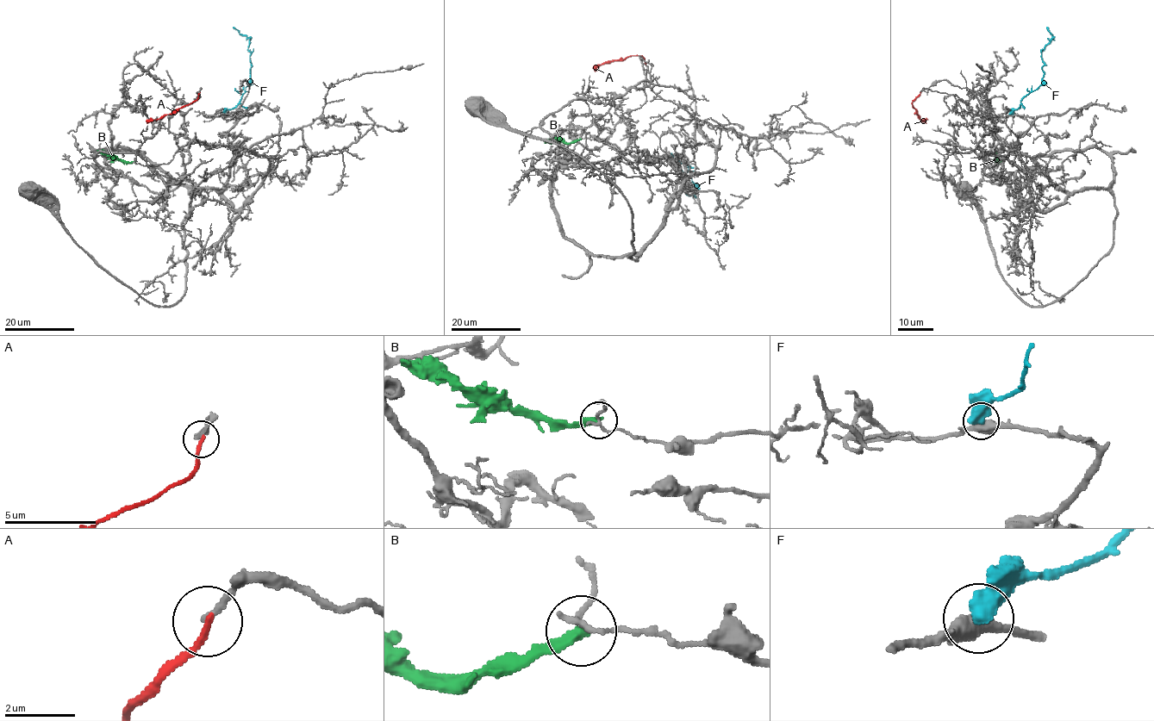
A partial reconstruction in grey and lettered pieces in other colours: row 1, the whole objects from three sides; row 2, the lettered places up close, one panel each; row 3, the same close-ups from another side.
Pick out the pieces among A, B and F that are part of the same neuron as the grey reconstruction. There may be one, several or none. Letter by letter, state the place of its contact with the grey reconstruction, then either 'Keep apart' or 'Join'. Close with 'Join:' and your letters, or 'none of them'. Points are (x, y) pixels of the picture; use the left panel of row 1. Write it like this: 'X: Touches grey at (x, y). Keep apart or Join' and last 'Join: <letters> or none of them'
A: Touches grey at (199, 92). Keep apart
B: Touches grey at (134, 161). Keep apart
F: Touches grey at (222, 114). Keep apart
Join: none of them

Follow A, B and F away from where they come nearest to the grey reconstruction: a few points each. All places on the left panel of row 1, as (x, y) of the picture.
A: (199, 92), (195, 101), (146, 123)
B: (134, 161), (112, 158), (96, 150)
F: (222, 114), (234, 107), (250, 83), (250, 39), (233, 27)

